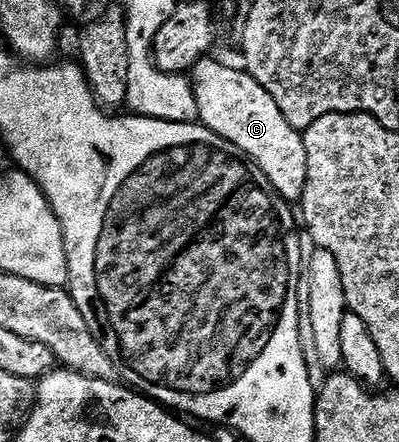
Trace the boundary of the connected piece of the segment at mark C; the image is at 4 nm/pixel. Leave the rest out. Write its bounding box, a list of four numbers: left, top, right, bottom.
[188,55,306,202]

